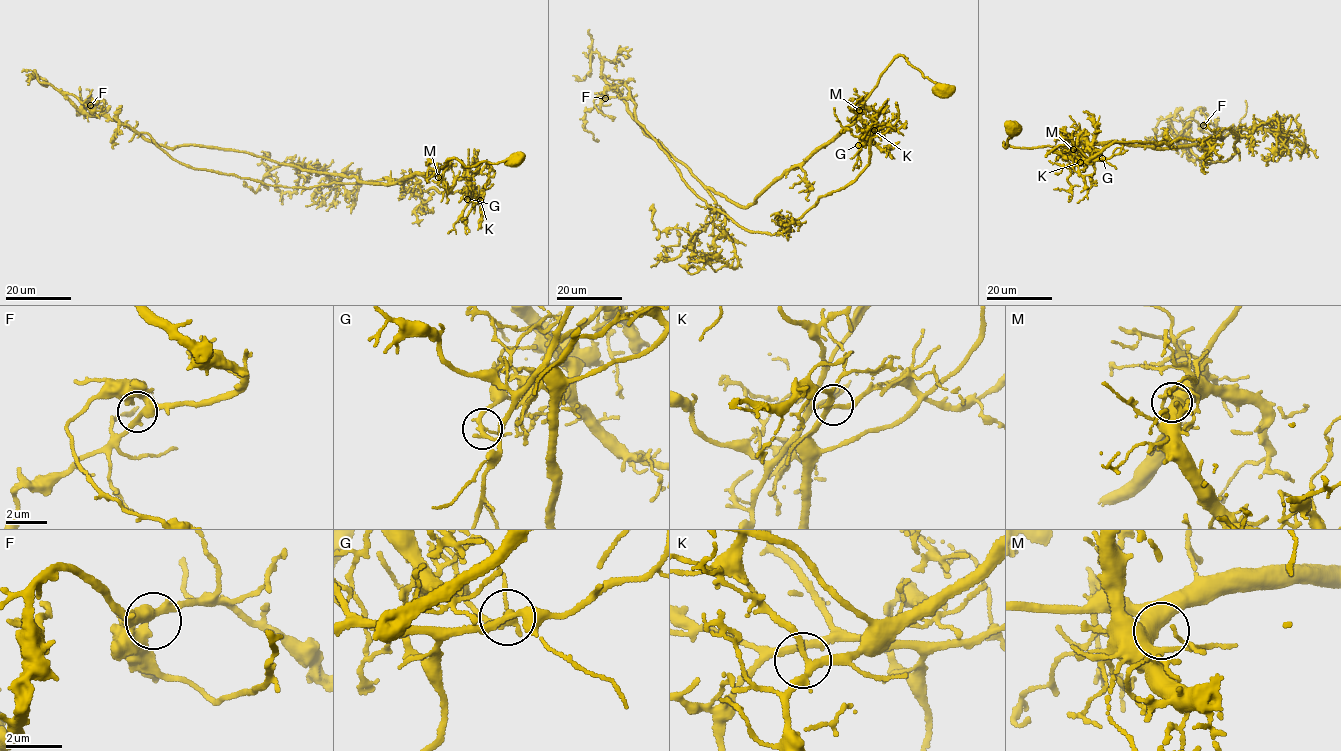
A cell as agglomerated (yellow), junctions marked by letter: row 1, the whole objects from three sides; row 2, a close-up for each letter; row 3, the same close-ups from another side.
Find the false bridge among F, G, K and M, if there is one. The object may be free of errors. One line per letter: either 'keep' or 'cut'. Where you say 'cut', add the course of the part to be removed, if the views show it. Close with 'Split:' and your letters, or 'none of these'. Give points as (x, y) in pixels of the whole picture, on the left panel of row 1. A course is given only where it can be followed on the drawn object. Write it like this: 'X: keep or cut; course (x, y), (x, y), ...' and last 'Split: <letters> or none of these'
F: keep
G: cut; course (467, 198), (478, 199), (478, 187), (415, 194), (388, 179), (284, 187), (194, 169), (119, 121), (122, 106)
K: keep
M: keep
Split: G

